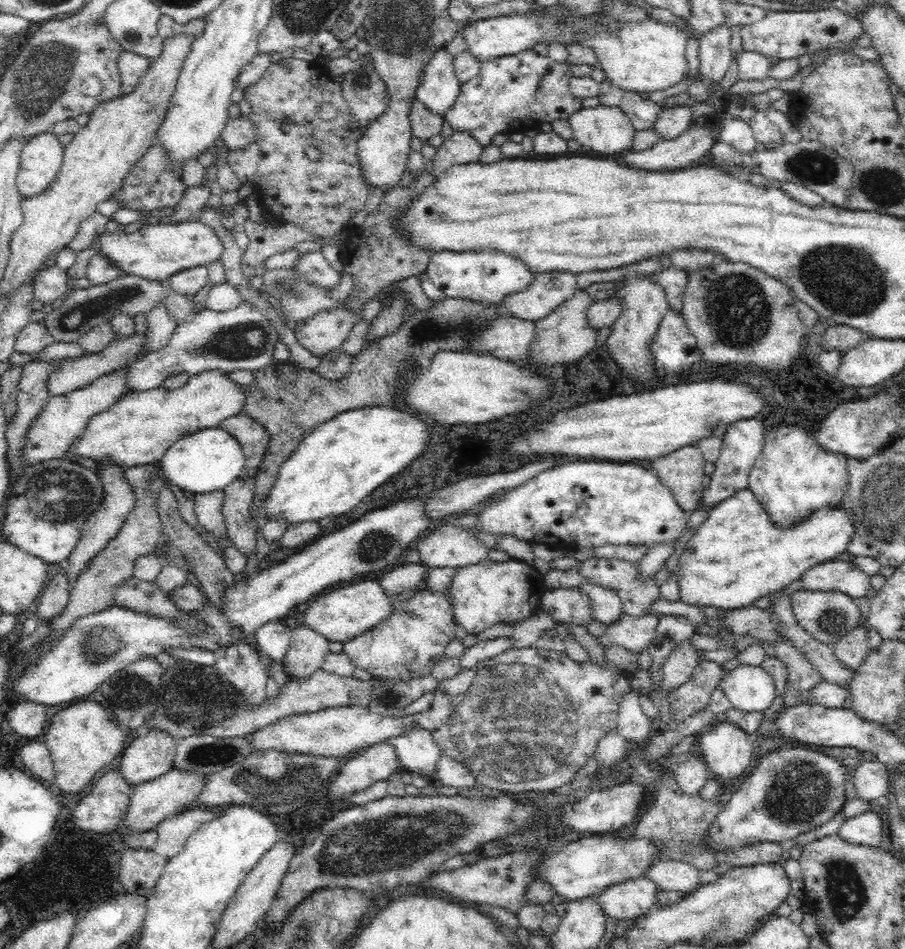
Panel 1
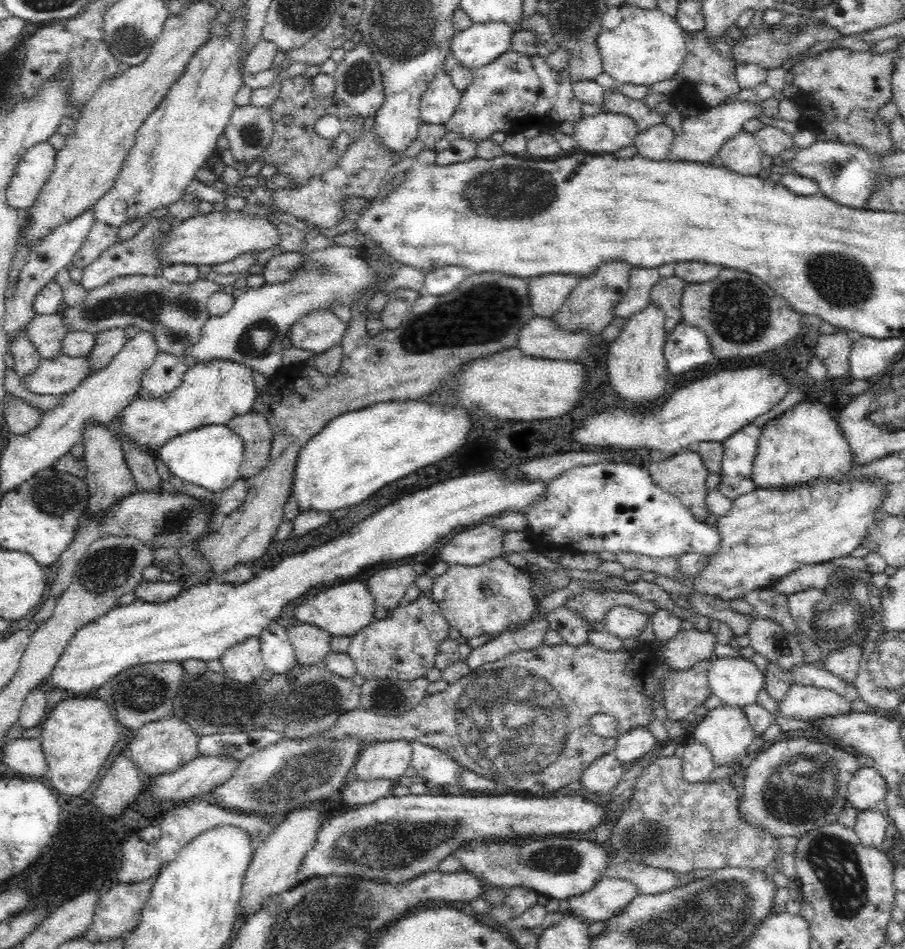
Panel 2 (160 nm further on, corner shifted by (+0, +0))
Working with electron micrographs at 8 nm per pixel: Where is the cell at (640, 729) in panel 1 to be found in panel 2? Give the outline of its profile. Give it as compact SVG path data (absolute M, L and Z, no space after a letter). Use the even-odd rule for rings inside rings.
M635 727L617 736L614 755L620 763L628 766L641 761L648 753L658 748L653 735L645 727Z

